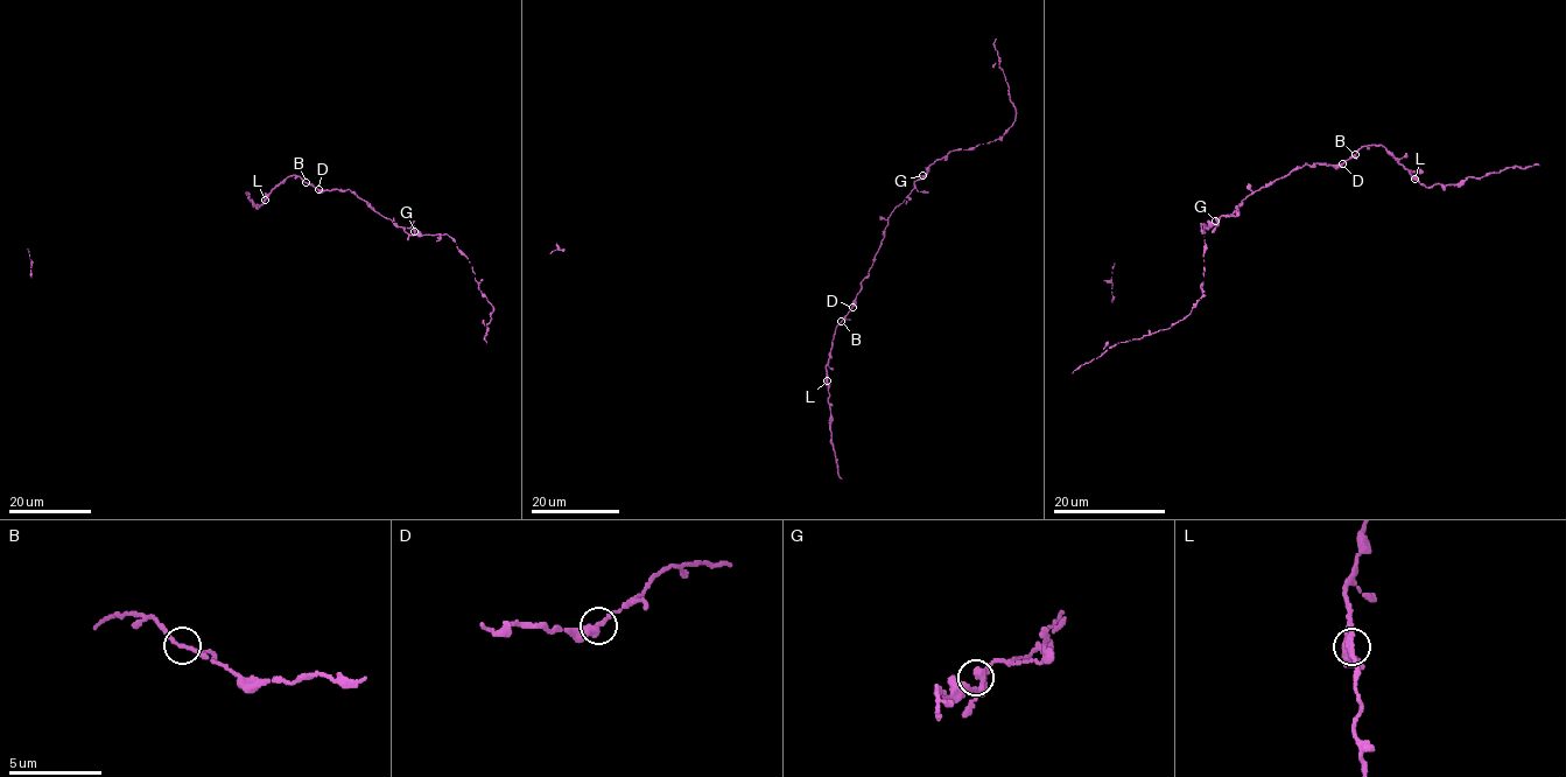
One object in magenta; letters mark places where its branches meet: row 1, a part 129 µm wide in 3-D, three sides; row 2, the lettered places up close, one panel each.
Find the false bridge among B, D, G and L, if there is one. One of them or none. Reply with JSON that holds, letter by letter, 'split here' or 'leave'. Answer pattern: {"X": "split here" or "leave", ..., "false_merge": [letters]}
{"B": "leave", "D": "leave", "G": "leave", "L": "leave", "false_merge": []}

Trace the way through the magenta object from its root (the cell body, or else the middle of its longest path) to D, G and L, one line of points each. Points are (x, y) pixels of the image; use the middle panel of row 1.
D: (841, 321), (852, 307)
G: (841, 321), (854, 305), (862, 288), (861, 282), (869, 274), (889, 216), (908, 200), (913, 182), (922, 175)
L: (841, 321), (826, 365), (828, 380)

